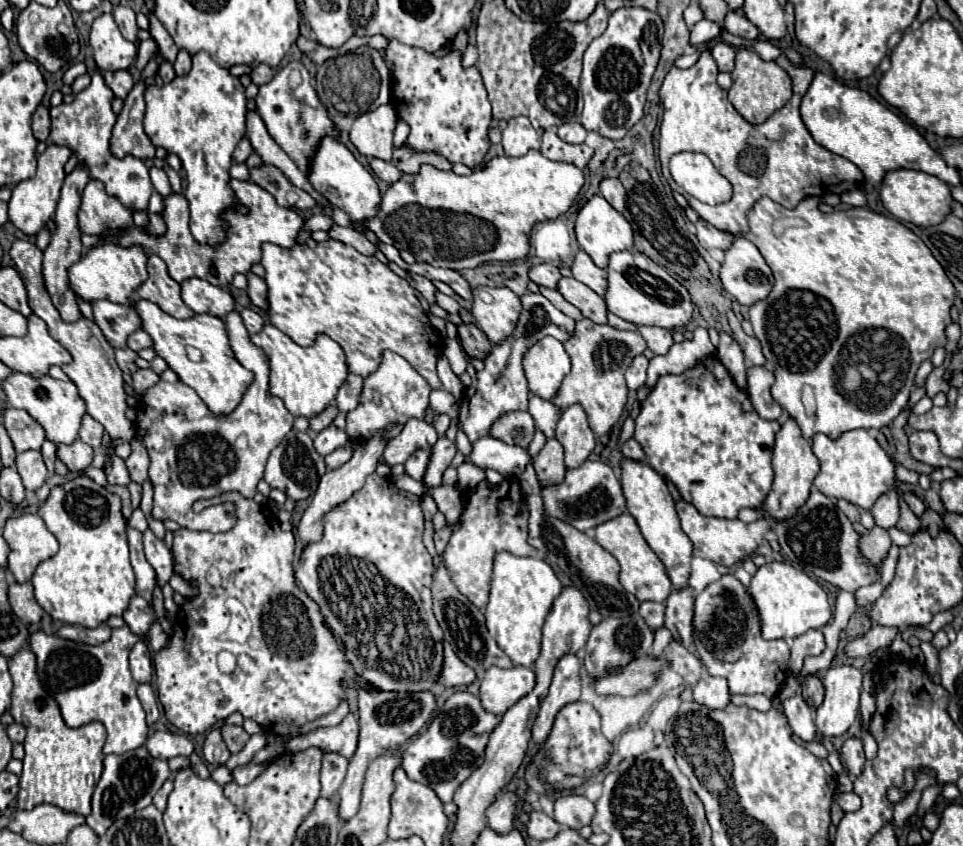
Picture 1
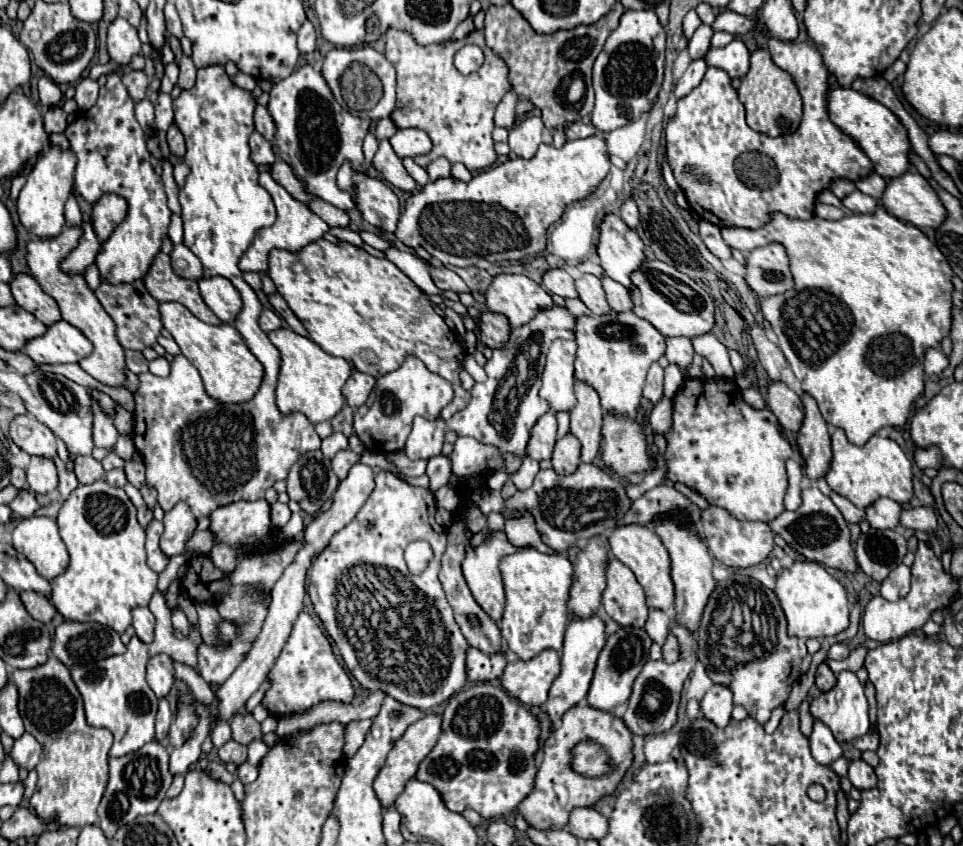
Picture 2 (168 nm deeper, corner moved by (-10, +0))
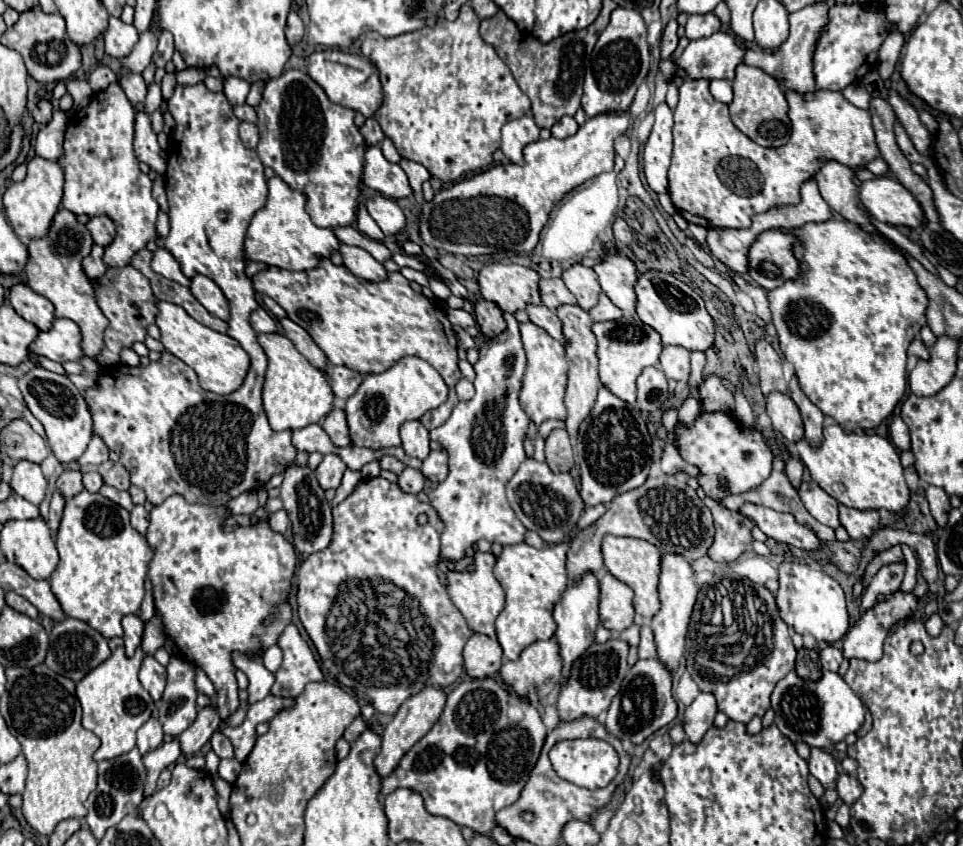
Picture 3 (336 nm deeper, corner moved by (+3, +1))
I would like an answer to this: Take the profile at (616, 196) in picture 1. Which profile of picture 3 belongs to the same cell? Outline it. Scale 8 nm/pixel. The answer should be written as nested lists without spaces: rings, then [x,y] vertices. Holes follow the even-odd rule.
[[[617,218],[615,224],[613,224],[613,234],[615,234],[615,240],[621,244],[621,246],[629,246],[633,242],[633,234],[627,226],[627,222],[623,218]]]

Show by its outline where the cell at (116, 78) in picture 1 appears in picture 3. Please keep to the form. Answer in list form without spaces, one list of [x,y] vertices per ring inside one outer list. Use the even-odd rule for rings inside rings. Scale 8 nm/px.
[[[133,72],[123,74],[119,78],[119,86],[125,90],[125,94],[131,100],[131,104],[143,104],[145,94],[147,94],[147,84],[145,84],[141,74],[133,74]]]

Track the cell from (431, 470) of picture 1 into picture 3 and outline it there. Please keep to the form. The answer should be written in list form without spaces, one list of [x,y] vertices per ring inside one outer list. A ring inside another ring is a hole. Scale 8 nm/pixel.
[[[405,468],[399,476],[397,476],[397,484],[403,492],[407,494],[419,494],[423,490],[425,478],[421,474],[421,470],[413,470],[413,468]]]

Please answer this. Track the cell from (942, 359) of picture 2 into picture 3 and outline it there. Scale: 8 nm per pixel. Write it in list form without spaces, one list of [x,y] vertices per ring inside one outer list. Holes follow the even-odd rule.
[[[915,338],[915,340],[909,344],[909,356],[917,356],[917,358],[923,358],[923,360],[929,358],[929,350],[927,350],[925,344],[921,342],[921,338]]]

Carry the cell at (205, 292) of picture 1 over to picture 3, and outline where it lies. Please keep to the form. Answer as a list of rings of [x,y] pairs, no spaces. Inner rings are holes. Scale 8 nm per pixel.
[[[197,274],[195,278],[191,278],[191,292],[211,316],[229,318],[229,302],[221,292],[221,288],[211,278],[203,274]]]

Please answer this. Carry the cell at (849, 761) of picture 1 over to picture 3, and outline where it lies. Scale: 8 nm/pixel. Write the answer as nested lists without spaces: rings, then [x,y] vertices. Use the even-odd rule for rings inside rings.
[[[841,774],[839,776],[839,782],[837,782],[837,792],[839,792],[839,798],[845,802],[845,804],[853,804],[861,792],[863,792],[863,786],[859,784],[859,780],[855,776],[847,776],[847,774]]]

